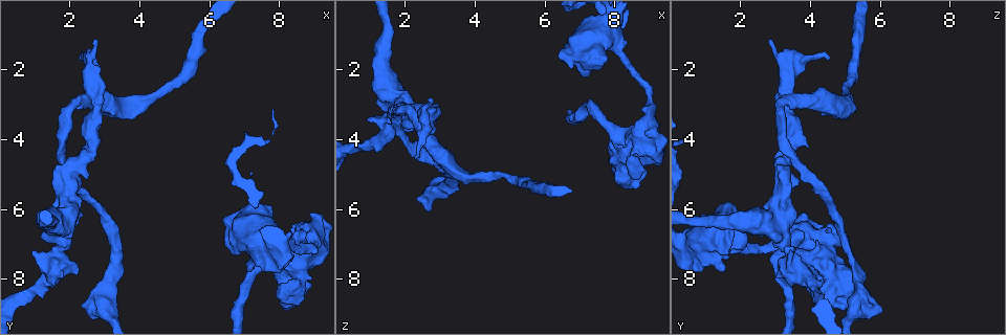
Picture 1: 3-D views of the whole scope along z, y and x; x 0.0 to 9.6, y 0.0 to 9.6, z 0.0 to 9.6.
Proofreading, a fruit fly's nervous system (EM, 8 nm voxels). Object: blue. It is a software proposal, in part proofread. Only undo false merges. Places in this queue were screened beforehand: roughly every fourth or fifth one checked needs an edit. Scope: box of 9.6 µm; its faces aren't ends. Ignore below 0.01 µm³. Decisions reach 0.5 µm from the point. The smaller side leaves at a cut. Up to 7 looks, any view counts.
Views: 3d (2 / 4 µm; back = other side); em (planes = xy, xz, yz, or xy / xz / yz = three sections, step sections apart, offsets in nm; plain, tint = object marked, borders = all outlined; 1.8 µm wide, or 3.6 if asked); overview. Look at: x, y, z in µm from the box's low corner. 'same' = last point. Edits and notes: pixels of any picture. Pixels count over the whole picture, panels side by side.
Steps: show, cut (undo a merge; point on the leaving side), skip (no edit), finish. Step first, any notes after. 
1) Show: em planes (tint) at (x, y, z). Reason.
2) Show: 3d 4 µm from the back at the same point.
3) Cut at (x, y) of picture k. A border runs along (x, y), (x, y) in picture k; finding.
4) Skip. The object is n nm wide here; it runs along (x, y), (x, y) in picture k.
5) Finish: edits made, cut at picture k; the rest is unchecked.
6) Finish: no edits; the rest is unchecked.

Show: 3d 2 µm at (8.00, 7.30, 3.70). Abrupt turn.

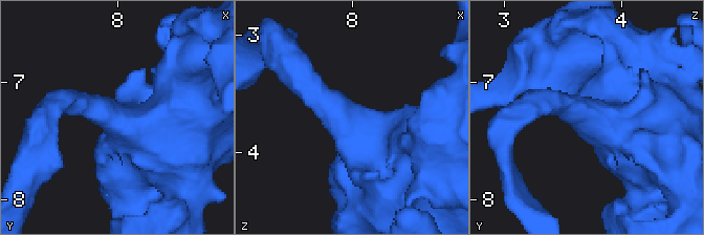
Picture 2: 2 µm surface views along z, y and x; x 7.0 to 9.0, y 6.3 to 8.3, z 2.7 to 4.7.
Show: em planes (tint) at (7.94, 7.30, 3.72). The arms are 220, 550 nm wide; now the EM.

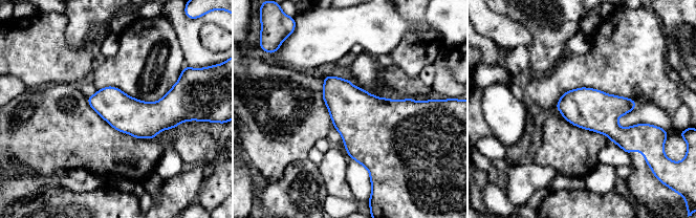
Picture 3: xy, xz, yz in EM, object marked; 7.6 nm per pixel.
Skip. Continuous, no second neuron.

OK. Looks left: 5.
Show: em planes (tint) at (1.70, 5.40, 3.30). Abrupt turn.

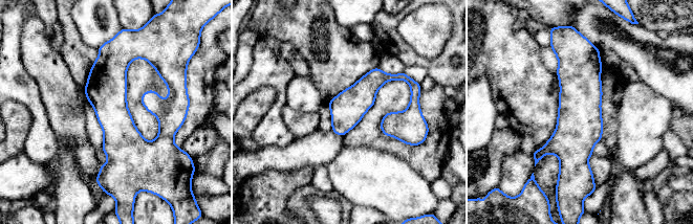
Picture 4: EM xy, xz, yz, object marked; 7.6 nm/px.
Skip. It runs along (109, 50), (120, 176) in picture 4; one neuron here.

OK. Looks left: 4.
Show: 3d 2 µm from the back at (2.65, 2.80, 3.35).

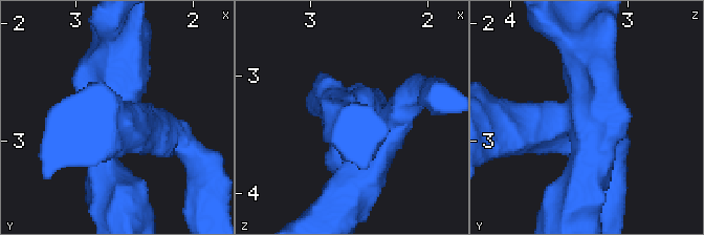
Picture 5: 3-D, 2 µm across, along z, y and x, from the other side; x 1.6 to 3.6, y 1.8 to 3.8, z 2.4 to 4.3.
Show: em planes (tint) at the same point. 4 arms meet here; now the EM.

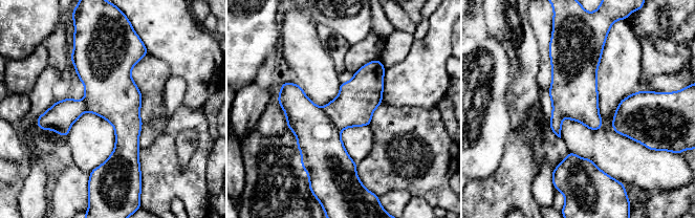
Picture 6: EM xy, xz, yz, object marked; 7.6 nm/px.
Cut at (353, 107) of picture 6. Two neurons meet here.

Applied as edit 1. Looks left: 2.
Finish: edits made, cut at picture 6; the rest is unchecked.

